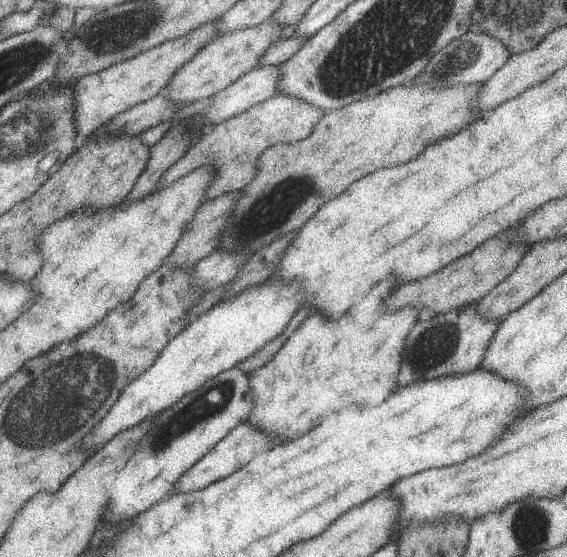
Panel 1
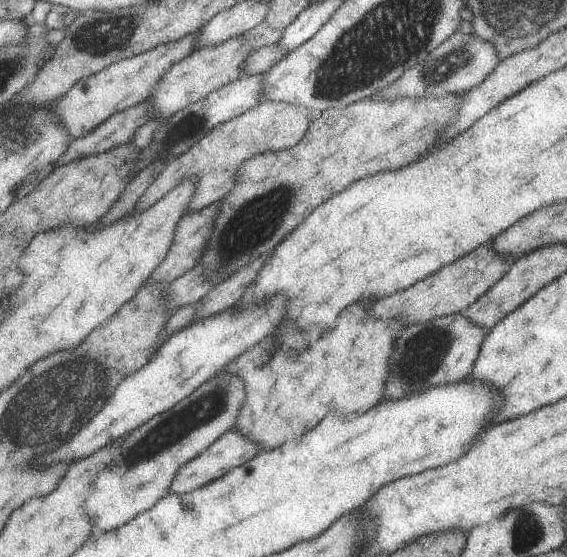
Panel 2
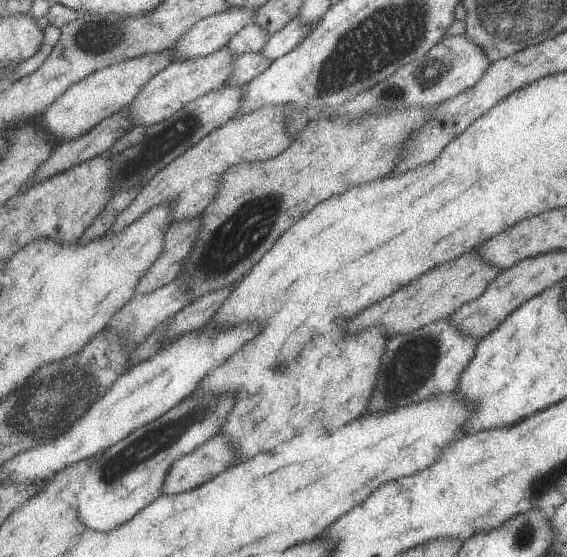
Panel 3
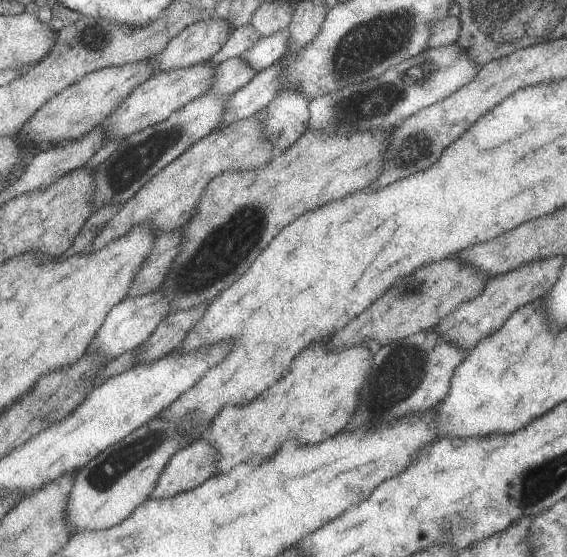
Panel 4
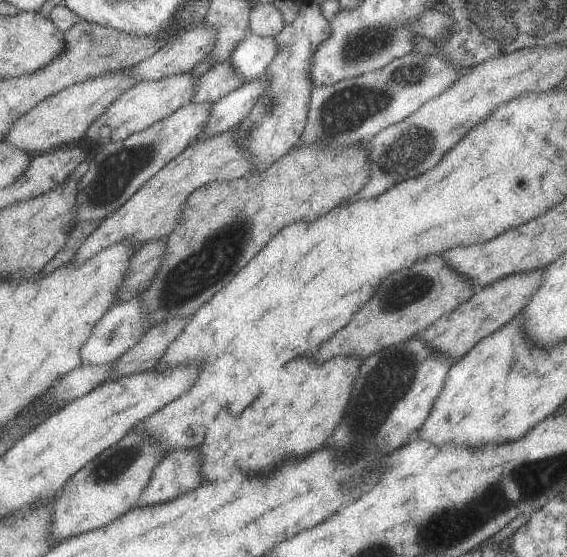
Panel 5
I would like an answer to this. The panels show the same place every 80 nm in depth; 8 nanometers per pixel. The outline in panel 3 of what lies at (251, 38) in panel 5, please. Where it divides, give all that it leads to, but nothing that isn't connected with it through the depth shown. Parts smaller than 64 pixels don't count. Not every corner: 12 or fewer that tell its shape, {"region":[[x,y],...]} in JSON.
{"region":[[299,17],[271,34],[261,52],[271,62],[312,30]]}

